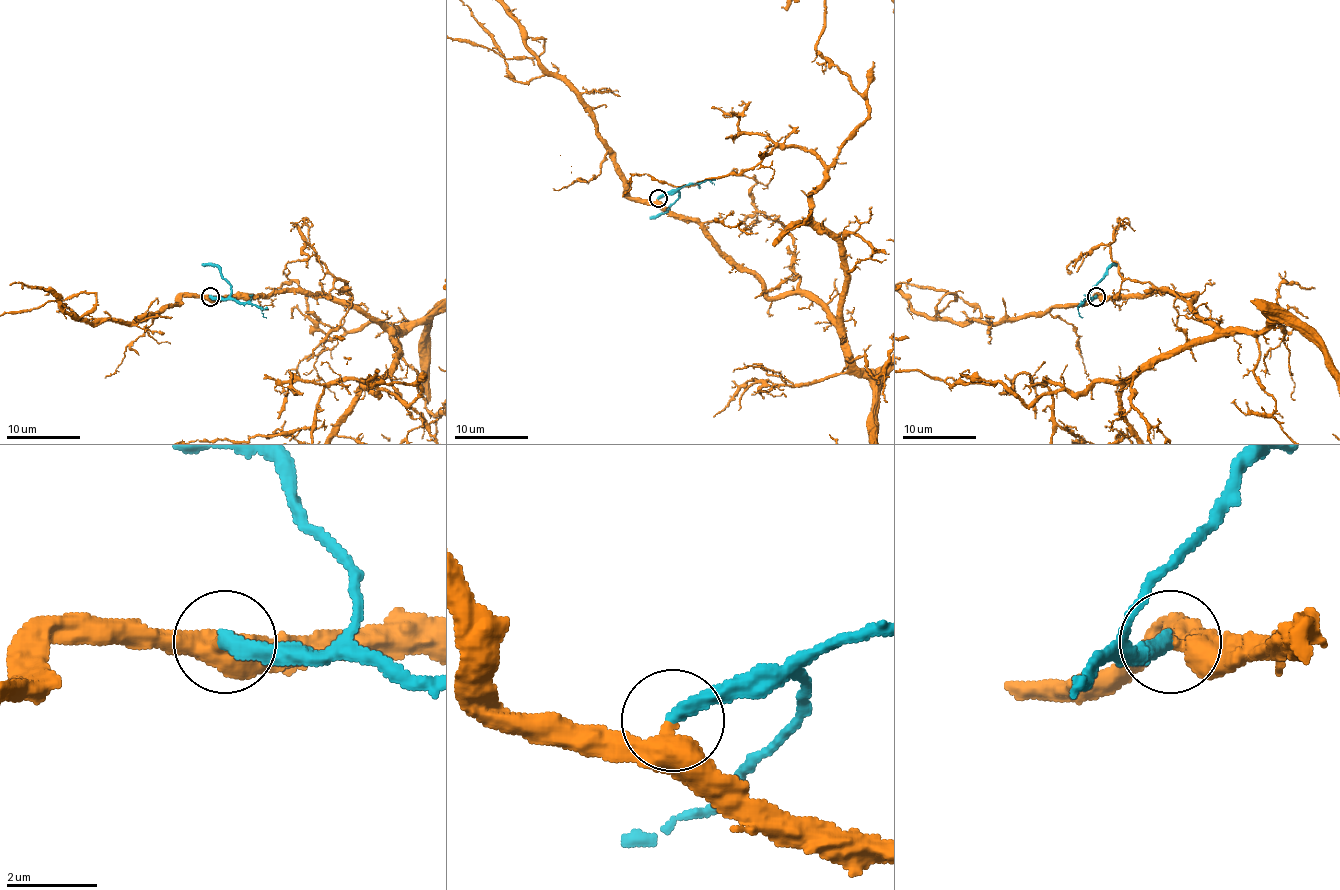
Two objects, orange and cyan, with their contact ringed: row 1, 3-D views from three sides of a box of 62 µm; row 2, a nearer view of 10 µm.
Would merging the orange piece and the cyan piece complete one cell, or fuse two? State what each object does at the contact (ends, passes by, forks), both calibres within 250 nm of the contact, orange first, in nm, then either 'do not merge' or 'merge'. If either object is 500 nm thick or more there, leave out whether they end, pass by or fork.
orange passes by; cyan ends there; 460 nm thick on the orange side, 360 nm on the other; merge

